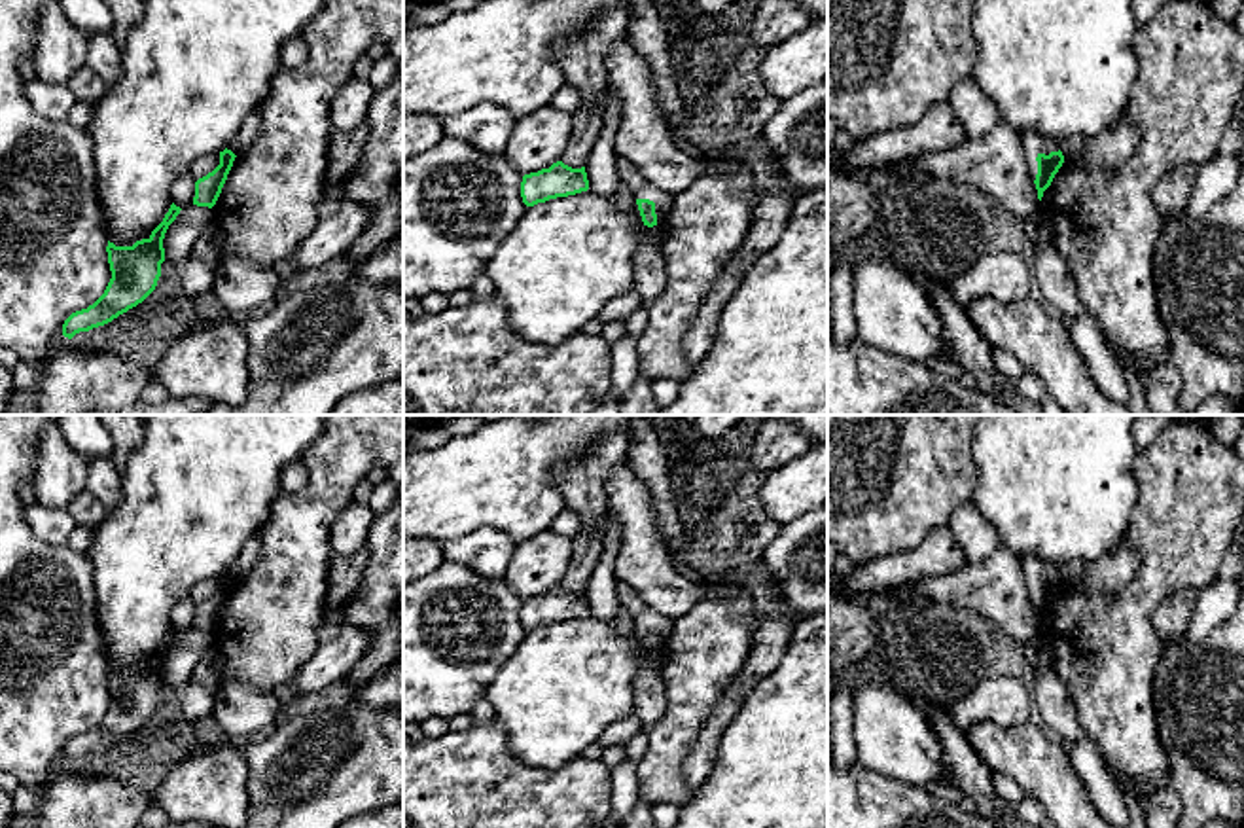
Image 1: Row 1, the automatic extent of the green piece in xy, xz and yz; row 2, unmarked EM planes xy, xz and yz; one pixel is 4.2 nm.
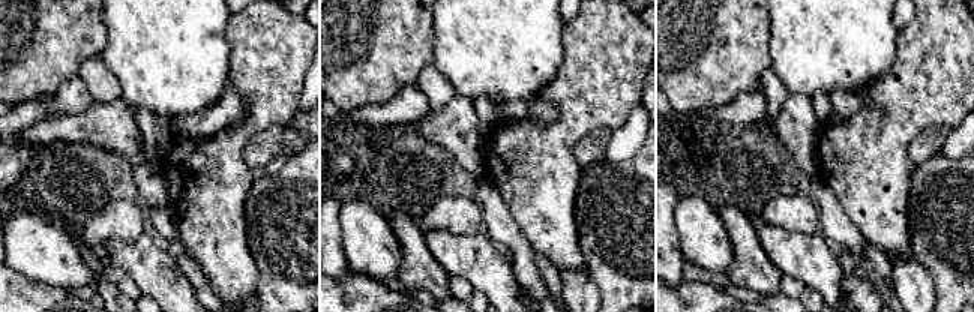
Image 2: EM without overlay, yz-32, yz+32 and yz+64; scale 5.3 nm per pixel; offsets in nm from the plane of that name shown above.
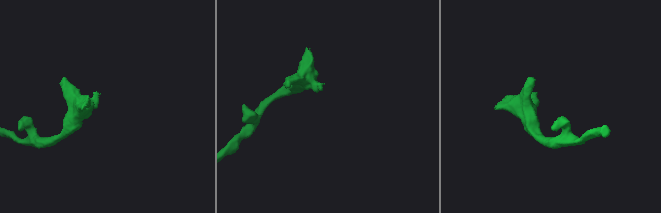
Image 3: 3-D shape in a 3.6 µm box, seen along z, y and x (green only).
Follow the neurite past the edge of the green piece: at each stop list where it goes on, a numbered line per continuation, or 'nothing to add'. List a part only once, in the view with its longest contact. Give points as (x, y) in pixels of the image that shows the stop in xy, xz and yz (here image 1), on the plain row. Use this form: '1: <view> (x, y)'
1: yz (1032, 567)

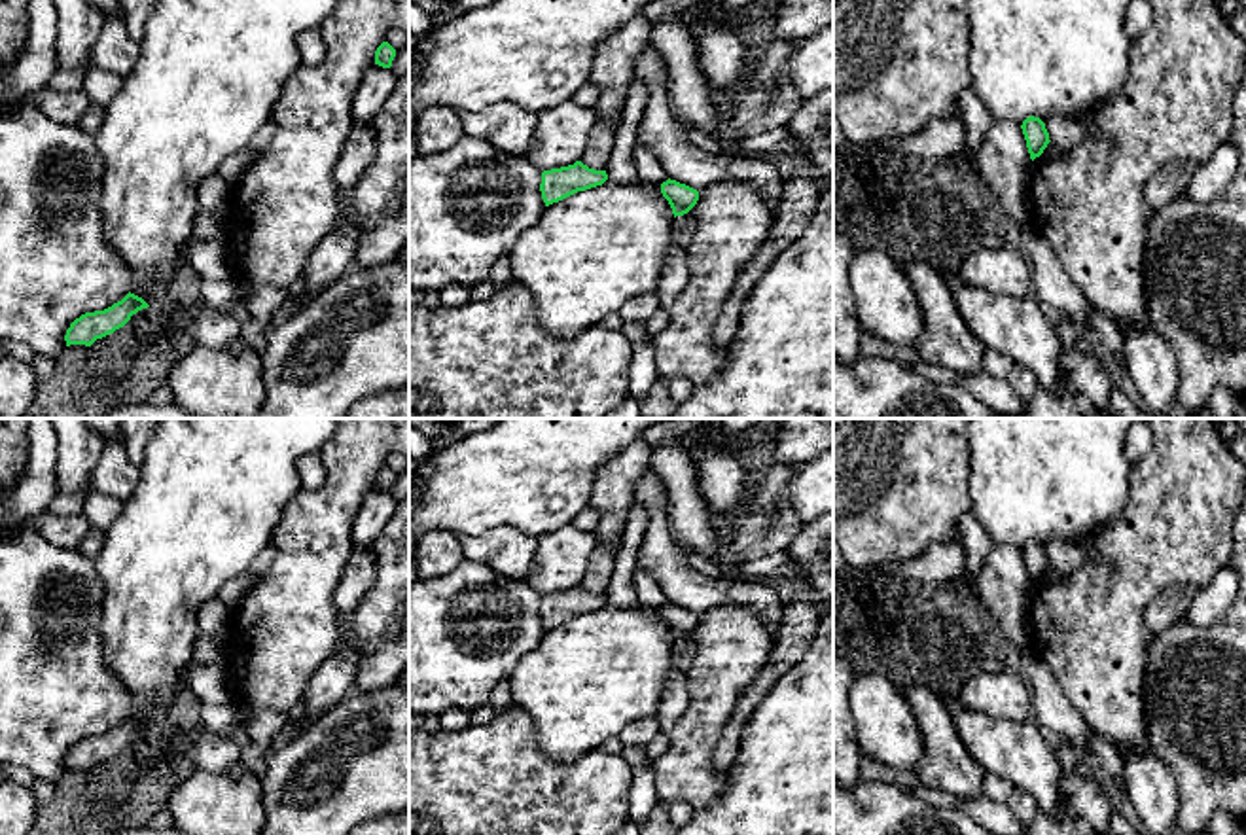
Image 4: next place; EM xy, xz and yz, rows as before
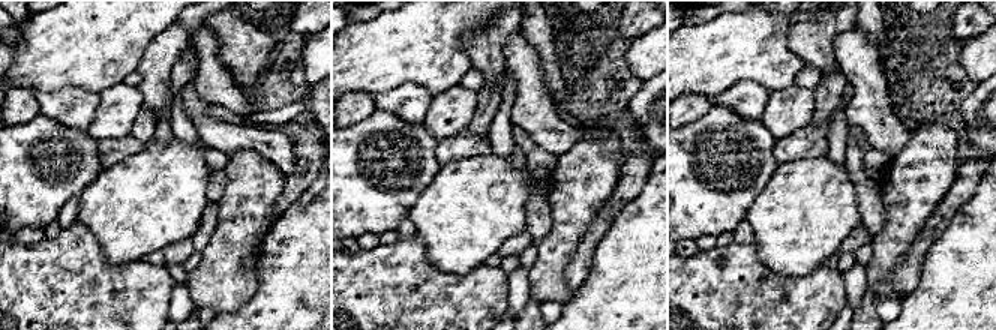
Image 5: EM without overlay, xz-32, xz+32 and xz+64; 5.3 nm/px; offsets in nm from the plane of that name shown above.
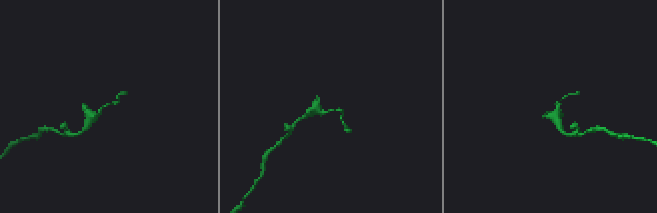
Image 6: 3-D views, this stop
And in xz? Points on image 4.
nothing to add

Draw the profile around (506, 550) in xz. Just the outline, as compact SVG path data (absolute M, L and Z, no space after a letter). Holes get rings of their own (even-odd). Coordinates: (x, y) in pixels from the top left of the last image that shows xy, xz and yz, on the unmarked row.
M502 524L481 536L458 536L466 559L489 566L492 572L507 579L526 579L538 538L521 528Z

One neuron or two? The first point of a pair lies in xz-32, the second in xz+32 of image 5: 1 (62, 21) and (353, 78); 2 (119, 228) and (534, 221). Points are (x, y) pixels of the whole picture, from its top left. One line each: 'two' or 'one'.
1: one
2: two

